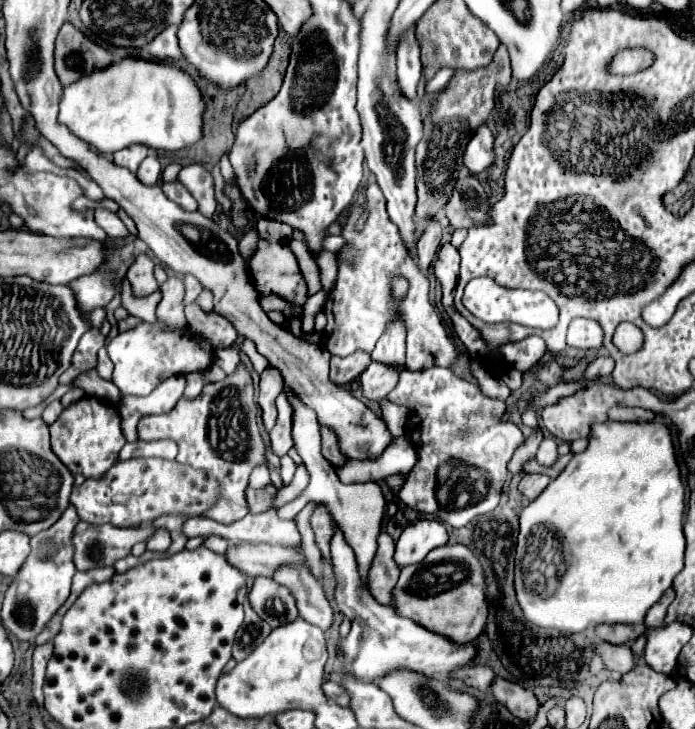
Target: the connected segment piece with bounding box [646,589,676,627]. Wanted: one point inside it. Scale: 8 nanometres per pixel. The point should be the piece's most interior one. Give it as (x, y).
(656, 615)

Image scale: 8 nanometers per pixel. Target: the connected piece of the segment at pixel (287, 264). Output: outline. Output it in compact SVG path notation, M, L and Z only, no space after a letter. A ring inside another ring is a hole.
M258 239L256 251L246 259L248 271L254 279L254 287L260 295L280 295L282 299L296 303L296 305L304 305L308 299L308 285L304 281L304 277L300 275L298 263L294 253L290 251L290 247L286 243L268 243L266 239Z

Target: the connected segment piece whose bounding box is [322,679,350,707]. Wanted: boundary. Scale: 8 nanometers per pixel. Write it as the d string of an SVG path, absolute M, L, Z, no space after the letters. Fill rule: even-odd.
M328 679L328 681L324 681L324 685L322 685L322 691L324 691L324 695L328 697L328 699L332 699L332 701L336 701L338 705L344 705L344 707L348 707L348 693L342 689L342 685L338 683L338 681L334 681L334 679Z

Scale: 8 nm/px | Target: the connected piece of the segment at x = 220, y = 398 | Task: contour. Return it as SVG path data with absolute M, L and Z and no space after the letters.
M240 367L234 375L228 375L224 381L208 383L204 385L202 393L194 399L180 397L176 407L170 413L164 415L146 415L138 421L138 435L142 441L156 441L156 439L172 439L178 445L178 461L184 465L190 465L194 469L204 469L206 473L214 475L216 481L220 483L220 495L216 503L202 513L202 517L214 519L222 525L234 523L242 517L248 515L246 499L244 499L244 487L248 485L248 475L258 463L266 463L264 457L264 443L260 439L258 431L258 421L256 421L258 409L254 403L254 389L252 389L252 379L244 367Z

